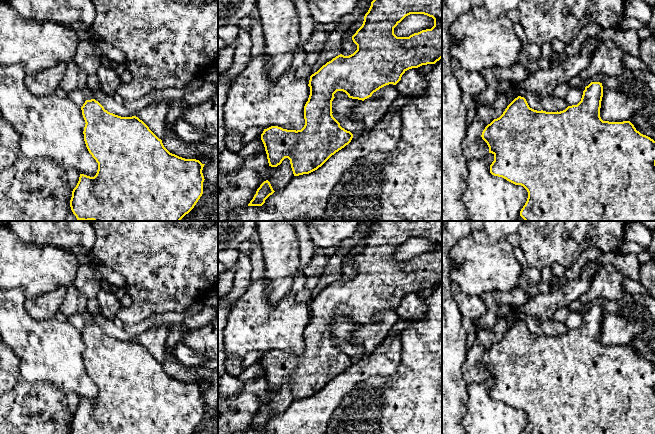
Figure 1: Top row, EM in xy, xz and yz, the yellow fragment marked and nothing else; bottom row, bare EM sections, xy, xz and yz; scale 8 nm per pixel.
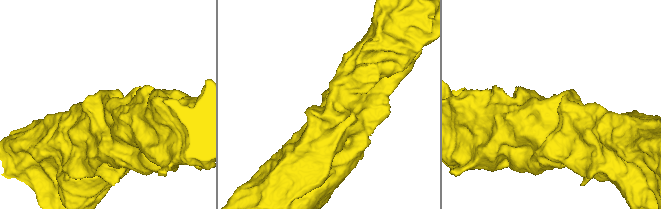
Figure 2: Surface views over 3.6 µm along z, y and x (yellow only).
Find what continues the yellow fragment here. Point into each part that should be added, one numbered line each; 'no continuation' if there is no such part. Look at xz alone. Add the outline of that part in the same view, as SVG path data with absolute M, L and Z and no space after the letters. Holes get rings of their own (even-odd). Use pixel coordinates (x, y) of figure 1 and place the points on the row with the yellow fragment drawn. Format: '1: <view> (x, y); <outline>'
no continuation

